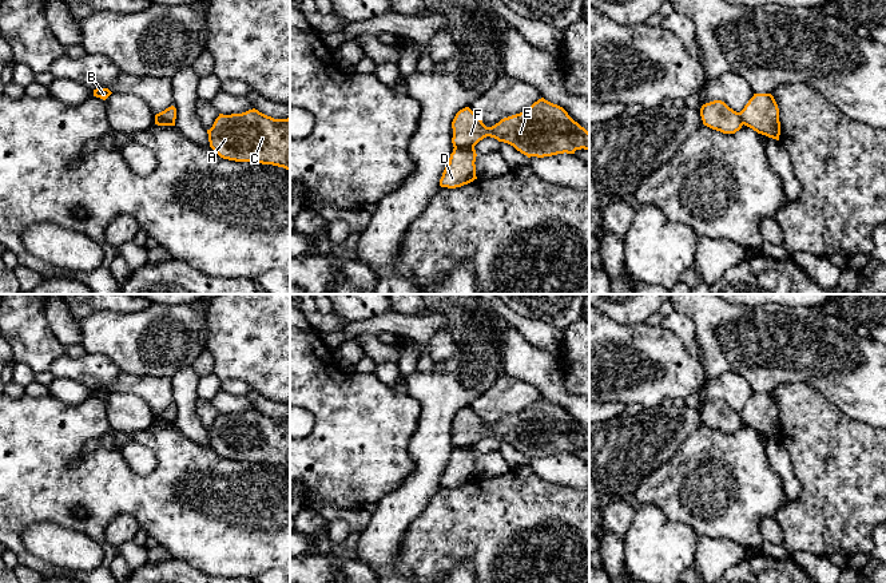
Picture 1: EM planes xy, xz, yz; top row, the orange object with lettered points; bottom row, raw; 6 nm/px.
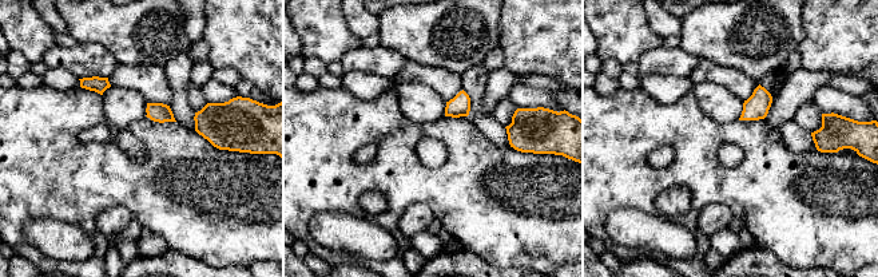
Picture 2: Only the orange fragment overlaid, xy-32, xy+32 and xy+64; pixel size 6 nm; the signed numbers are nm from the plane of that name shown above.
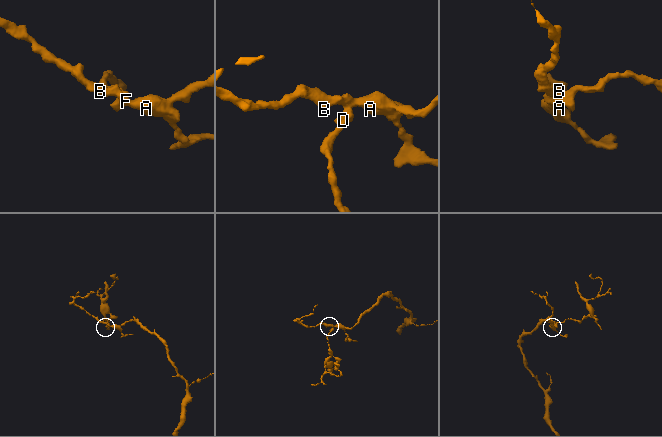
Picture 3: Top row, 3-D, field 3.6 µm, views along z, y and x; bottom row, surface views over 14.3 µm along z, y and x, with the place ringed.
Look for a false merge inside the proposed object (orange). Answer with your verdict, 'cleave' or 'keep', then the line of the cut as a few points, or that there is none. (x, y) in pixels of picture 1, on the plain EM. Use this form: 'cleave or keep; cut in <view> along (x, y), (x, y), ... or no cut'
cleave; cut in xz along (473, 445), (455, 448)

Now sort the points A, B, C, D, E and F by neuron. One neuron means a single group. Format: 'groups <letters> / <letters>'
groups A B C E F / D

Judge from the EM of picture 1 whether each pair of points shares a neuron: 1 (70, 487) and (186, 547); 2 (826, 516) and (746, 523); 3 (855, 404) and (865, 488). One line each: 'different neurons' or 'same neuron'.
1: same neuron
2: different neurons
3: different neurons

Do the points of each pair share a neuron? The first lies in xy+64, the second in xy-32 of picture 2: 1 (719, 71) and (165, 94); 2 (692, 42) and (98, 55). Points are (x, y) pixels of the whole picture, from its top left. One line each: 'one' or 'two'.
1: one
2: two

